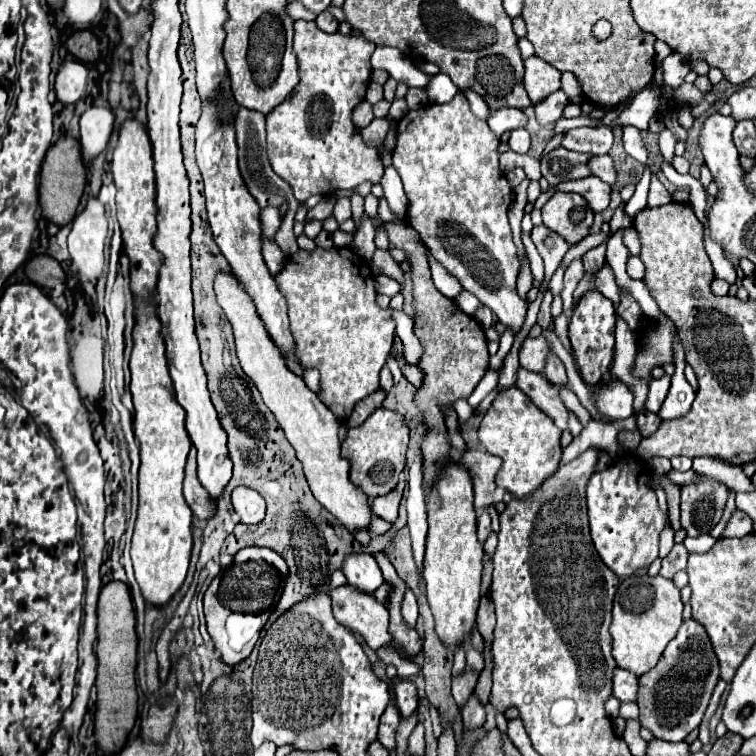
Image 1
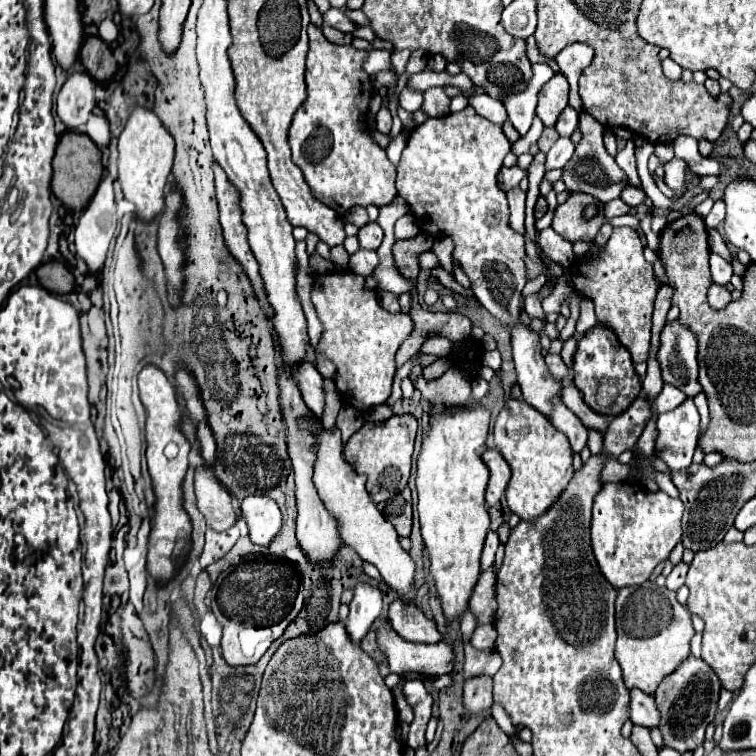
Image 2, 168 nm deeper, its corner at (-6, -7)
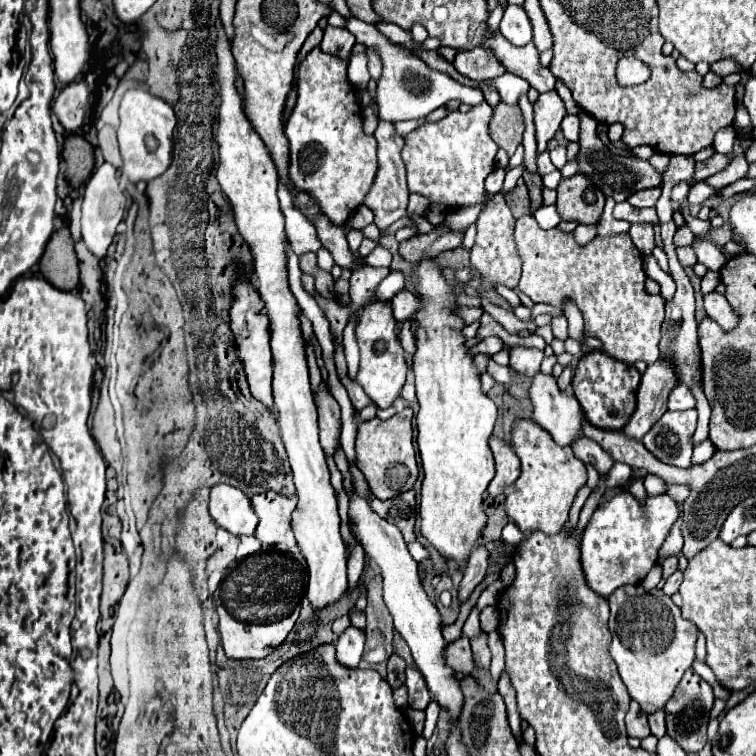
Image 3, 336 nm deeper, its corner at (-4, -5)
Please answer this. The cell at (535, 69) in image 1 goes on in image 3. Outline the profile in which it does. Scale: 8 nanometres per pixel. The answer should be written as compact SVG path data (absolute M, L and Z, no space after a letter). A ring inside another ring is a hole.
M556 90L540 94L540 98L534 104L538 152L546 152L546 144L556 134L556 130L560 128L564 114L566 114L566 108L564 108L564 102Z

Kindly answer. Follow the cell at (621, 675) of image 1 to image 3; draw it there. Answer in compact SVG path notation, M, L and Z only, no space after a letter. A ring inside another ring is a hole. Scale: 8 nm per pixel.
M654 712L654 714L648 714L648 722L650 722L650 730L654 736L662 738L666 734L666 724L664 724L664 712Z

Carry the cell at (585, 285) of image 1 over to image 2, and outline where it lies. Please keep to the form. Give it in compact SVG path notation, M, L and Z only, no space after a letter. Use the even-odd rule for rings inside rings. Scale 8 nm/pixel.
M570 338L568 342L564 342L564 348L562 348L562 360L564 360L564 364L568 366L568 370L570 370L570 366L572 366L572 360L574 360L574 352L576 352L576 340L574 338Z

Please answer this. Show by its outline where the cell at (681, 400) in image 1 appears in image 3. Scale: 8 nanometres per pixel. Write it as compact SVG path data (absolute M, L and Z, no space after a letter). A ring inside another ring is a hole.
M696 410L666 412L642 438L644 446L662 462L688 468L692 458L692 434L696 430Z

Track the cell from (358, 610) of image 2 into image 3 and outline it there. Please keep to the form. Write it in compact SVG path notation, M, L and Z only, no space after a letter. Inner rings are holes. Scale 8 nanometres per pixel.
M348 626L336 640L336 658L338 658L338 662L348 666L348 668L356 668L360 658L362 658L364 640L366 640L364 630L360 630L356 626Z

